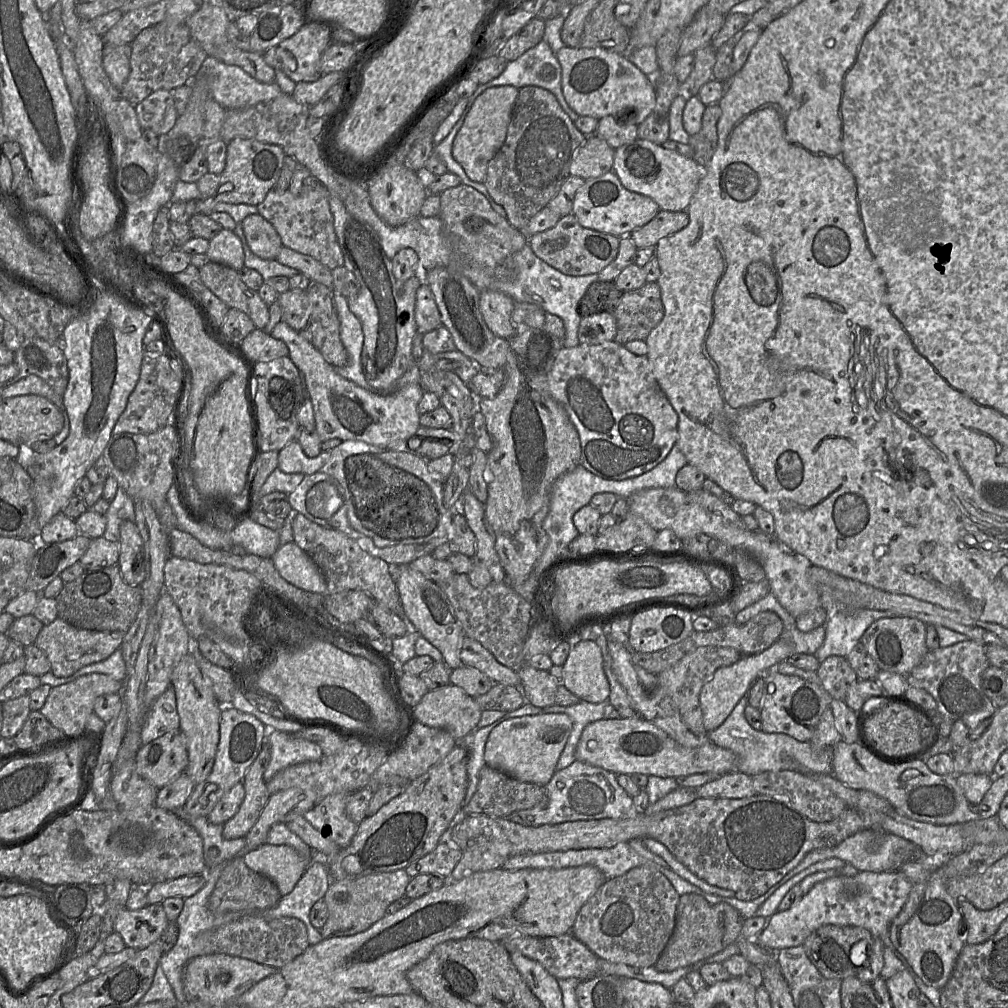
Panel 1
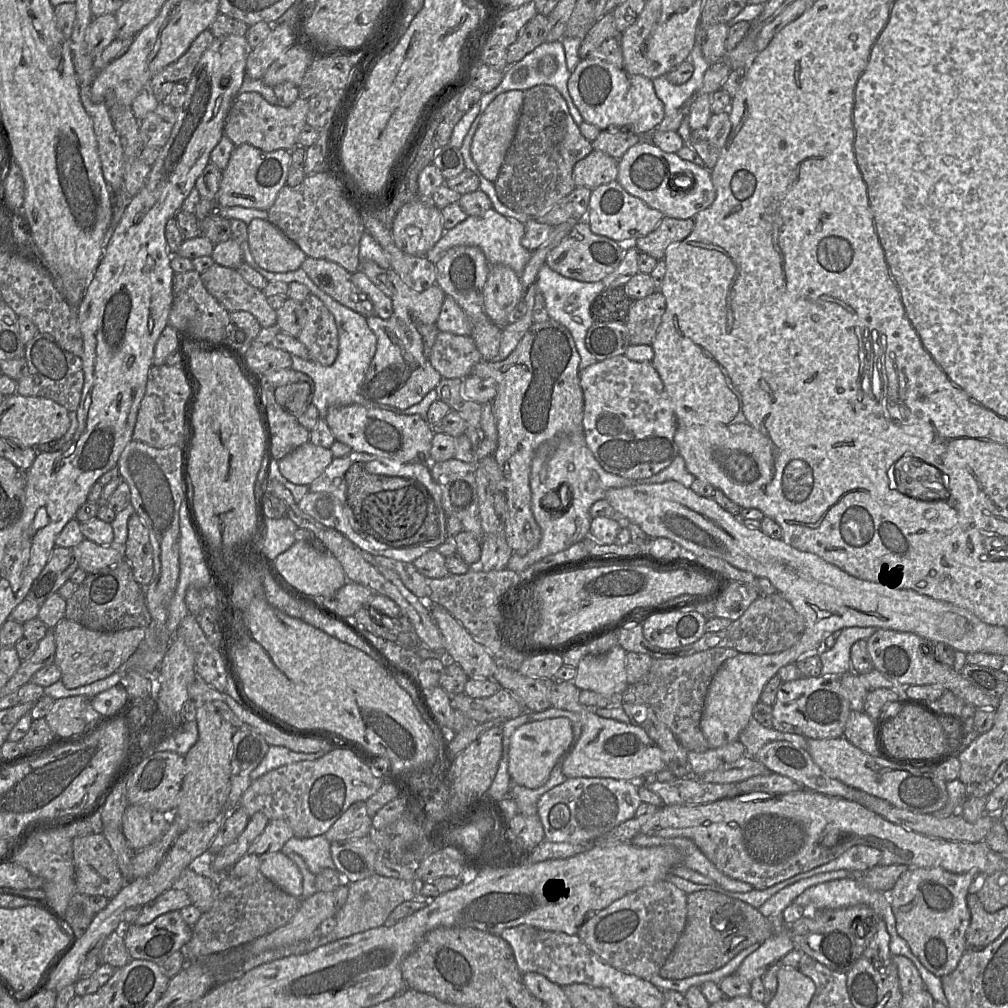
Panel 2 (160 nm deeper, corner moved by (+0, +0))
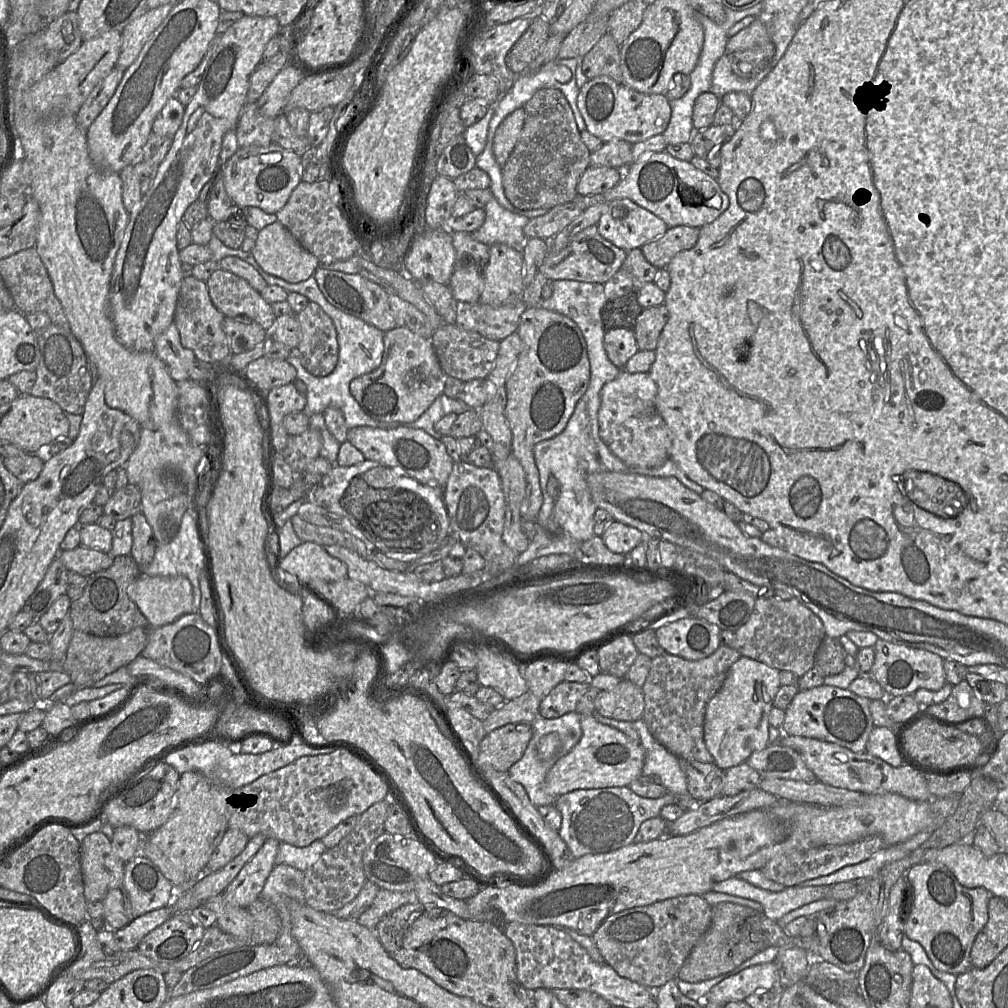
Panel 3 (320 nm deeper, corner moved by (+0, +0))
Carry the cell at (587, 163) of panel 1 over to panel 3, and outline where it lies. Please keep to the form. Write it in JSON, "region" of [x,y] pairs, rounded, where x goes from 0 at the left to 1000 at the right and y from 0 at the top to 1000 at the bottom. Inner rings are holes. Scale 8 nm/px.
{"region":[[[584,165],[572,182],[572,192],[584,194],[601,190],[610,186],[616,176],[617,169],[599,165]]]}

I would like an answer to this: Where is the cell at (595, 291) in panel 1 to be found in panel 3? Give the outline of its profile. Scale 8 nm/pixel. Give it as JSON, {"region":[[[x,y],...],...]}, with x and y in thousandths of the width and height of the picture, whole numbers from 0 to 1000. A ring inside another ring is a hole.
{"region":[[[632,288],[613,296],[602,297],[595,309],[600,329],[610,326],[629,329],[632,315],[638,308],[632,297]]]}

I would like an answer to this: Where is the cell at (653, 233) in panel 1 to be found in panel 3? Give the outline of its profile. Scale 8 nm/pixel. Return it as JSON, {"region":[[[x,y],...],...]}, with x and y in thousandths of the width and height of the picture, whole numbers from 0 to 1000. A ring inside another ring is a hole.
{"region":[[[681,223],[665,225],[657,235],[639,242],[635,247],[645,262],[653,267],[661,266],[672,251],[689,244],[693,229],[693,226]]]}

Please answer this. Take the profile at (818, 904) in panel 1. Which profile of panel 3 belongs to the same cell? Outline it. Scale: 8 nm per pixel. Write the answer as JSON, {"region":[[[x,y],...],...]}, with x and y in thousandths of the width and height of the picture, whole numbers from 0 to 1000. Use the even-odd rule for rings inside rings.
{"region":[[[769,954],[742,959],[706,979],[698,993],[718,998],[722,994],[738,993],[752,983],[768,982],[770,963]]]}

